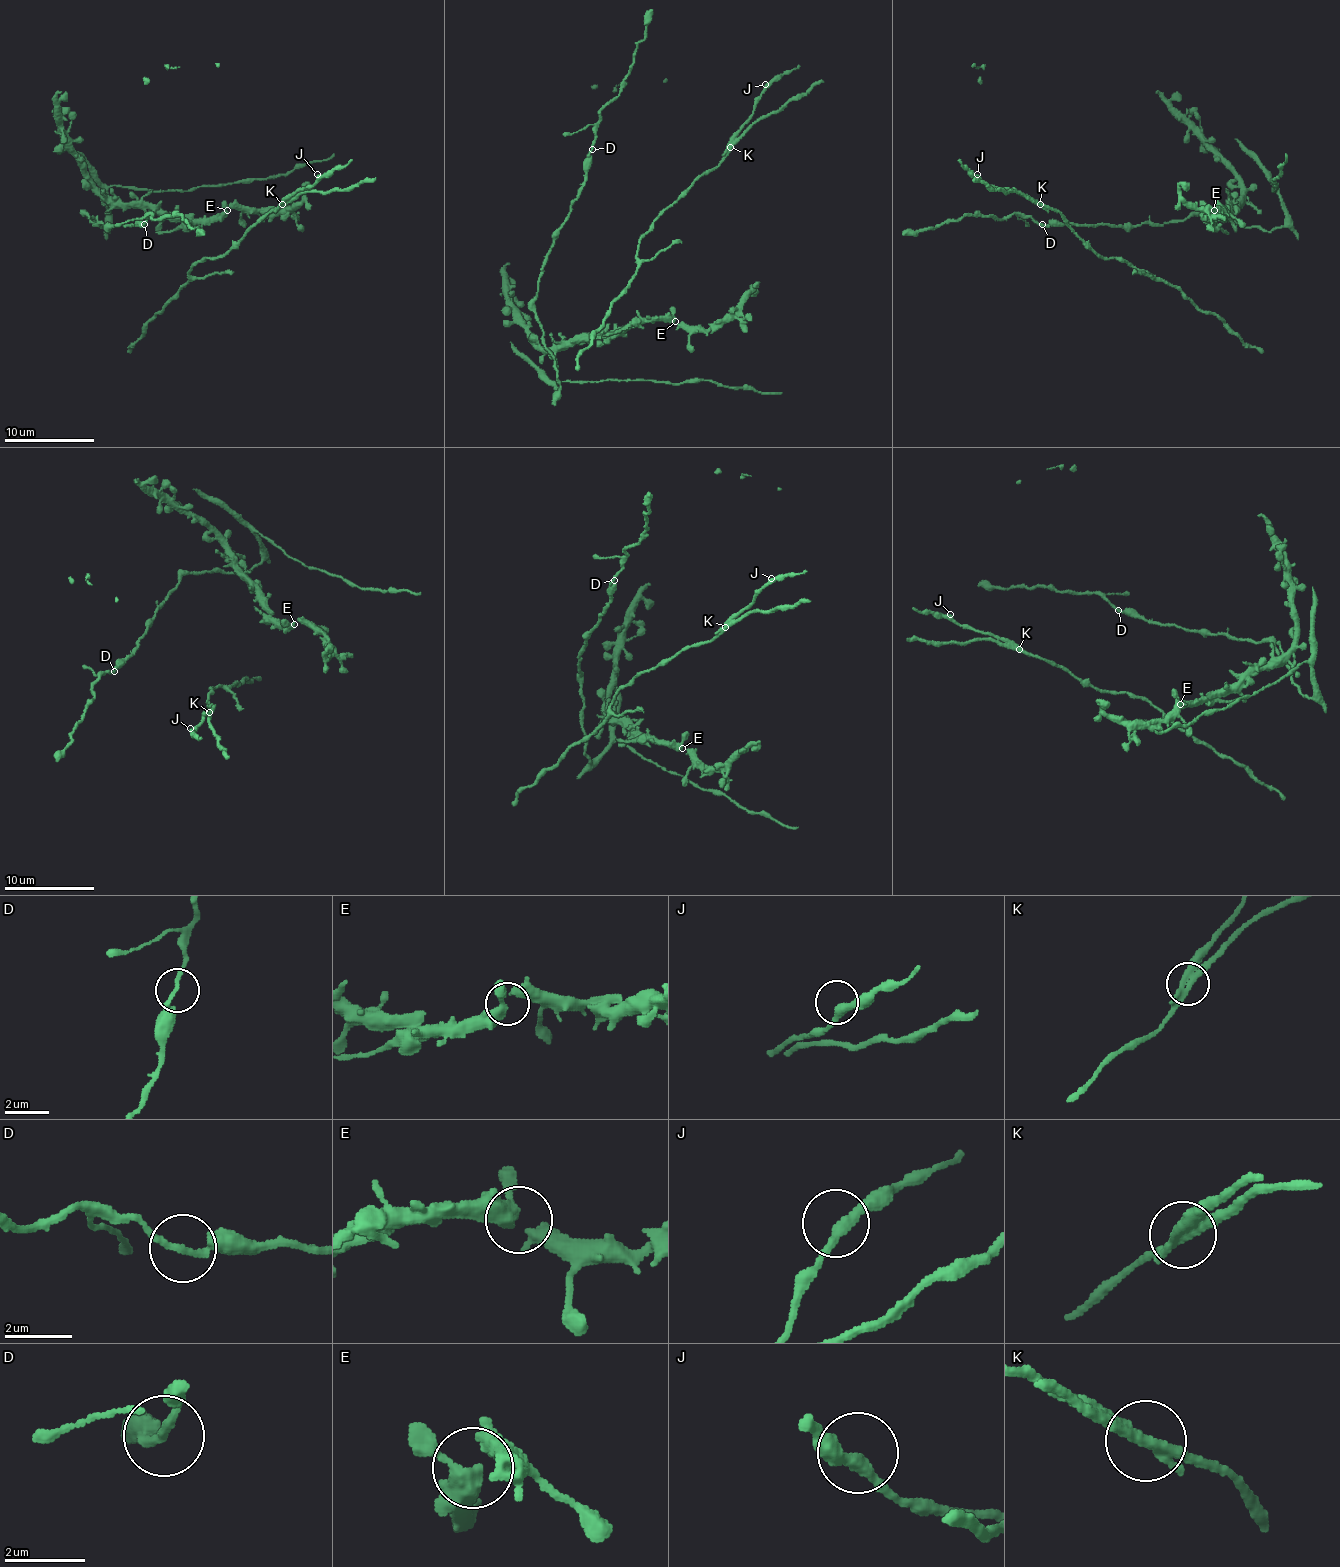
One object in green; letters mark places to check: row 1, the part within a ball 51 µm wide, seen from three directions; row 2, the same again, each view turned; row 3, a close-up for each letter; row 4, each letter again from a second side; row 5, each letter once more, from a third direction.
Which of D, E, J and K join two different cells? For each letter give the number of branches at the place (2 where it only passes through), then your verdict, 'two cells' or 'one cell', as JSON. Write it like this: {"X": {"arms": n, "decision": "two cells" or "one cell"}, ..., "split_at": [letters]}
{"D": {"arms": 2, "decision": "one cell"}, "E": {"arms": 3, "decision": "one cell"}, "J": {"arms": 2, "decision": "one cell"}, "K": {"arms": 2, "decision": "two cells"}, "split_at": ["K"]}

